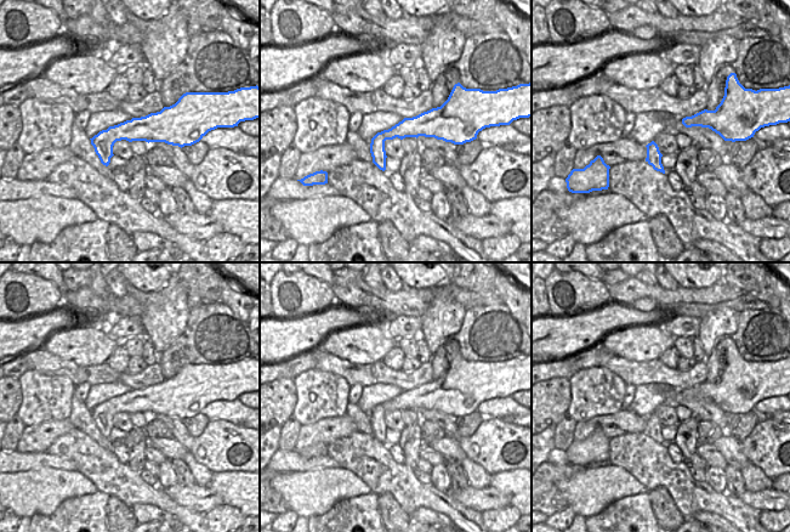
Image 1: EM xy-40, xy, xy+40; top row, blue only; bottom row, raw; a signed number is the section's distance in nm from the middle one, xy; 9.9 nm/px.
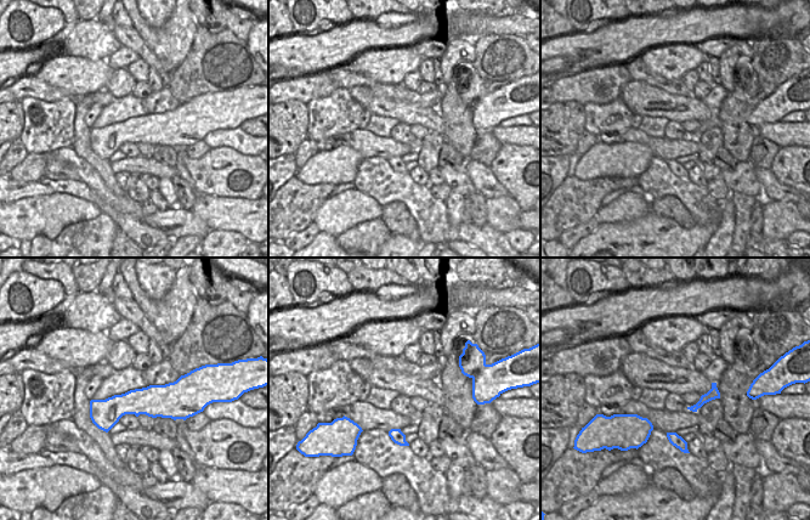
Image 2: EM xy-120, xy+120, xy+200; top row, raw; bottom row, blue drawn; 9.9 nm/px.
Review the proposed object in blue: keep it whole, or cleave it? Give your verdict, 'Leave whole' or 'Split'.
Leave whole.

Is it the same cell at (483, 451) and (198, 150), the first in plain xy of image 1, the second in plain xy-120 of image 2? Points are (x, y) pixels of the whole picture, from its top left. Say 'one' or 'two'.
two

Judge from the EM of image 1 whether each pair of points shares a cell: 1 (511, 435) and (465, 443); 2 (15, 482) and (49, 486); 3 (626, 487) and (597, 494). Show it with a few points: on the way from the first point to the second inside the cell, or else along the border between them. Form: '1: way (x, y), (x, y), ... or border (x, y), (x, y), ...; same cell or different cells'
1: way (500, 443), (476, 443); same cell
2: way (23, 486), (40, 486); same cell
3: way (619, 487), (604, 487); same cell

